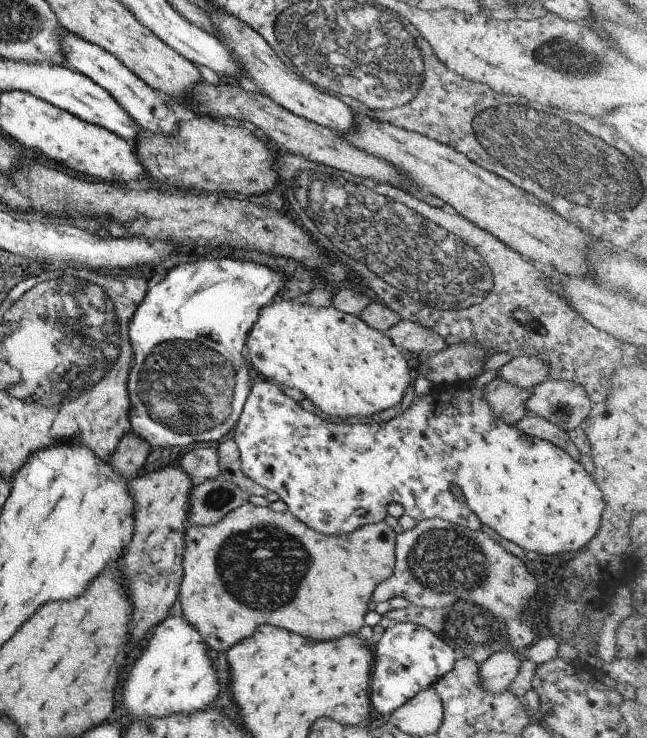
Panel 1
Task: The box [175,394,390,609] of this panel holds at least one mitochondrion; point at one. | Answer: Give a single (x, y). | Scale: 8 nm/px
(217, 499)

